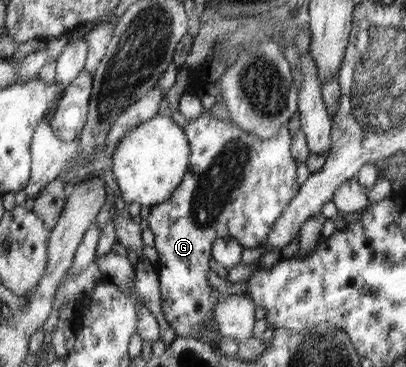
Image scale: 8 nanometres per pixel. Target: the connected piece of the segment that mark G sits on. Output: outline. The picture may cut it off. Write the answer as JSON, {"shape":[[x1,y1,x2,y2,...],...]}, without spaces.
{"shape":[[206,106,200,112,200,116,196,119,188,120,186,126,186,137,189,137,190,140,190,149,193,151,190,156,189,171,186,172,185,179,182,180,182,183,178,185,176,190,170,199,164,201,164,203,158,203,152,207,150,215,147,219,147,227,149,227,154,234,154,247,158,250,158,261,155,262,156,272,158,275,161,291,161,303,162,310,164,311,164,316,168,324,175,330,177,337,194,337,195,339,203,340,201,337,201,323,207,323,207,325,214,325,213,311,218,302,218,290,210,285,208,281,208,261,210,261,210,243,214,243,214,239,232,236,236,238,240,245,244,248,248,247,260,247,270,233,270,228,274,227,274,224,277,223,278,219,281,219,282,212,285,211,286,207,289,207,290,200,298,193,298,181,296,181,296,162,297,158,293,155,290,155,290,131,288,127,282,126,274,136,270,138,258,138,254,134,242,130,240,126,234,124,234,122,229,120,221,121,216,117,212,116,212,112]]}

